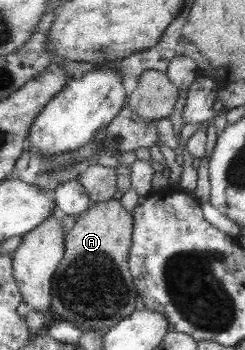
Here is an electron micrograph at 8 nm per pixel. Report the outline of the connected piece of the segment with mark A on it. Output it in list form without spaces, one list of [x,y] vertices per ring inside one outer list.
[[[110,198],[105,202],[90,203],[88,210],[80,215],[74,227],[64,237],[63,259],[56,267],[52,280],[50,309],[54,319],[74,321],[74,327],[81,332],[107,330],[134,311],[134,301],[137,301],[135,283],[131,273],[128,273],[127,265],[128,249],[131,249],[130,229],[134,229],[132,217],[126,213],[120,201]]]

